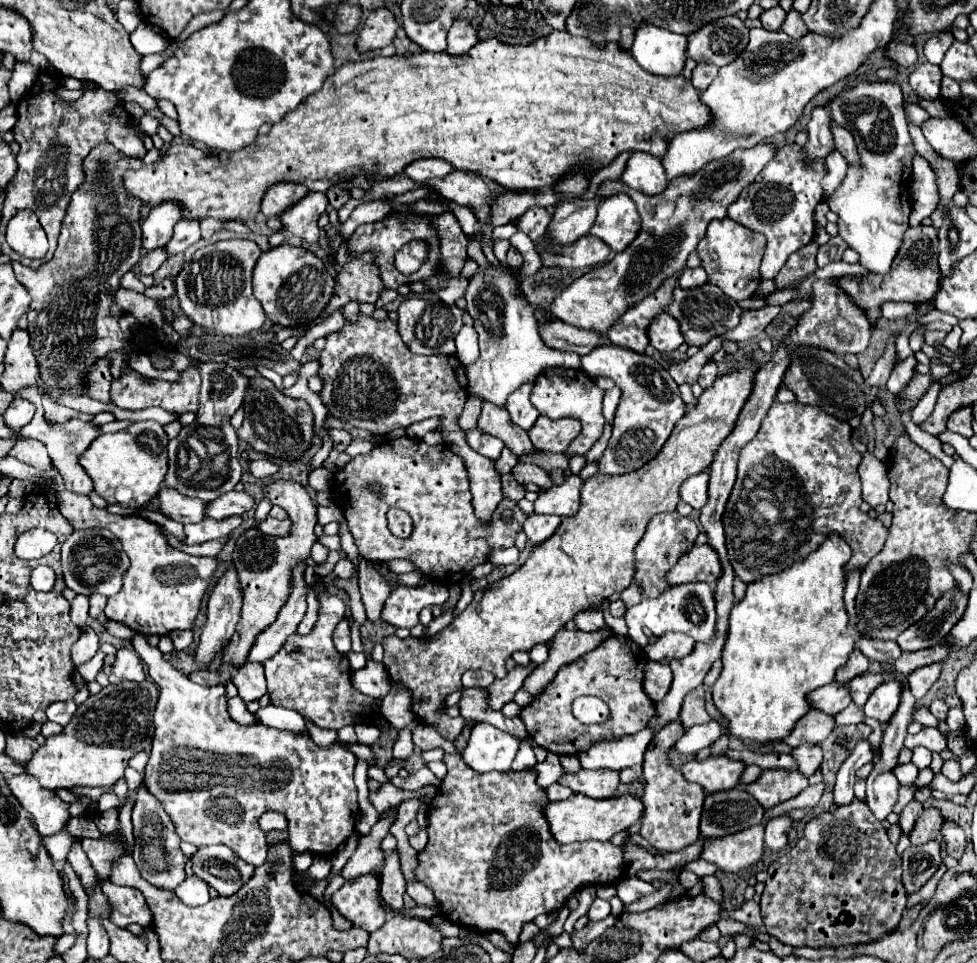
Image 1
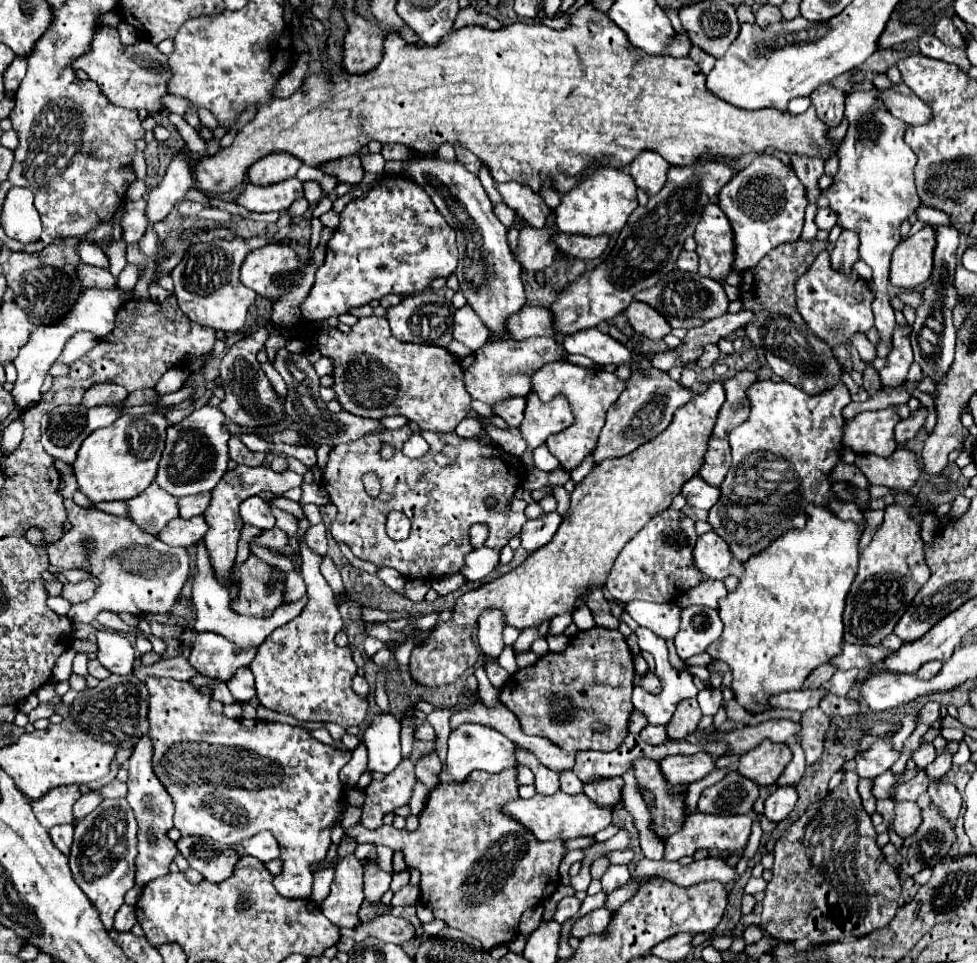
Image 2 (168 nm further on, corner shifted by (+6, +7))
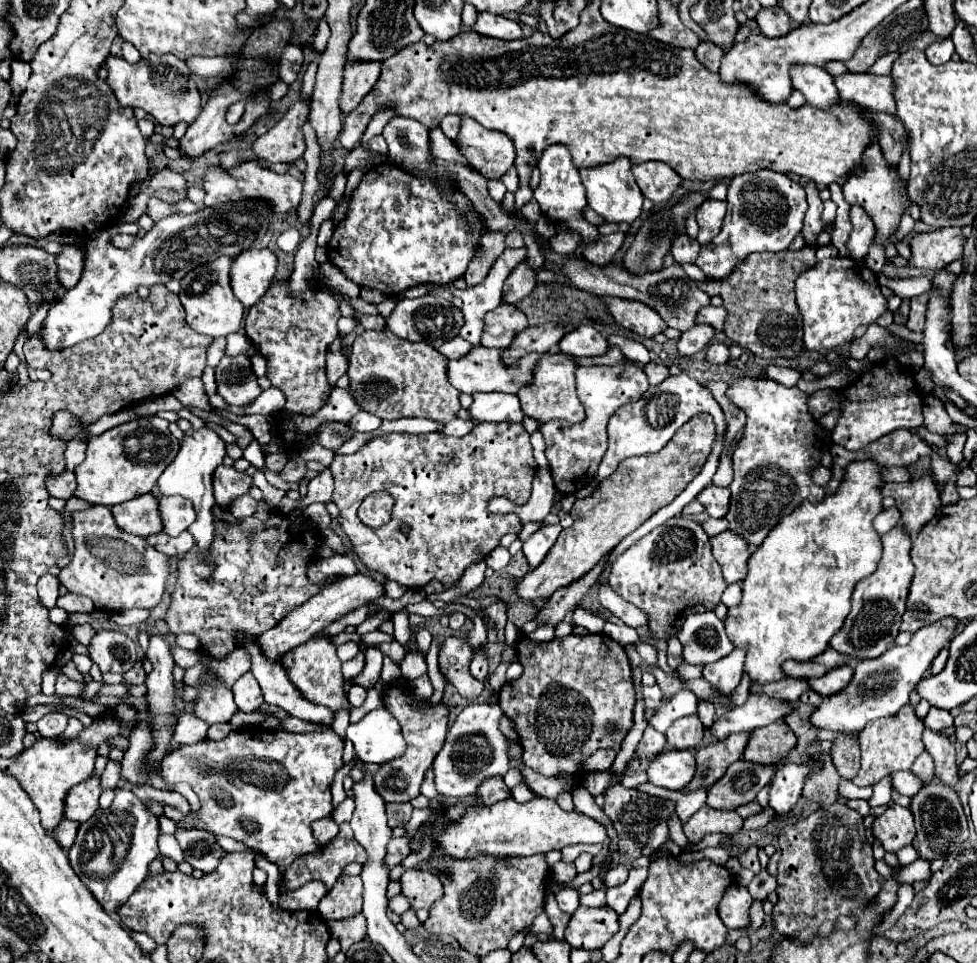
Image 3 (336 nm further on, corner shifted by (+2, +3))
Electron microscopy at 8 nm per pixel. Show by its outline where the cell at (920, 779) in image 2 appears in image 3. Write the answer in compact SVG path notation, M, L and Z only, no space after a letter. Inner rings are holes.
M924 751L924 753L918 757L918 761L912 765L910 771L924 783L924 787L930 785L930 781L934 781L934 779L932 779L932 777L934 777L934 763L932 763L932 757Z

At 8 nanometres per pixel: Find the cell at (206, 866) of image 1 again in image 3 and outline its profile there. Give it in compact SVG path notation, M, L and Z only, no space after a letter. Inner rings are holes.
M178 829L176 839L184 851L184 859L202 873L212 873L218 867L218 861L224 857L224 851L216 843L216 837L208 831Z

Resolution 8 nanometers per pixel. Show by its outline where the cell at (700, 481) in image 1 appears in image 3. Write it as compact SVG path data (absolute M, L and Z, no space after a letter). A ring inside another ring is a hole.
M708 485L704 491L698 493L696 497L704 507L710 517L724 517L728 511L728 501L730 501L730 489L722 489L716 485Z

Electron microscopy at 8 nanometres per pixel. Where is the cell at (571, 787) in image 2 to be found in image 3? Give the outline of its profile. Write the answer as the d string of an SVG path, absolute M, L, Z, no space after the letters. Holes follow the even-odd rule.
M578 785L578 789L572 791L572 797L574 797L574 807L576 811L580 813L586 813L588 817L596 817L599 823L602 823L606 827L607 835L610 837L610 851L619 850L617 833L612 825L612 821L605 815L604 811L596 805L594 797L586 793L586 789L582 785Z

